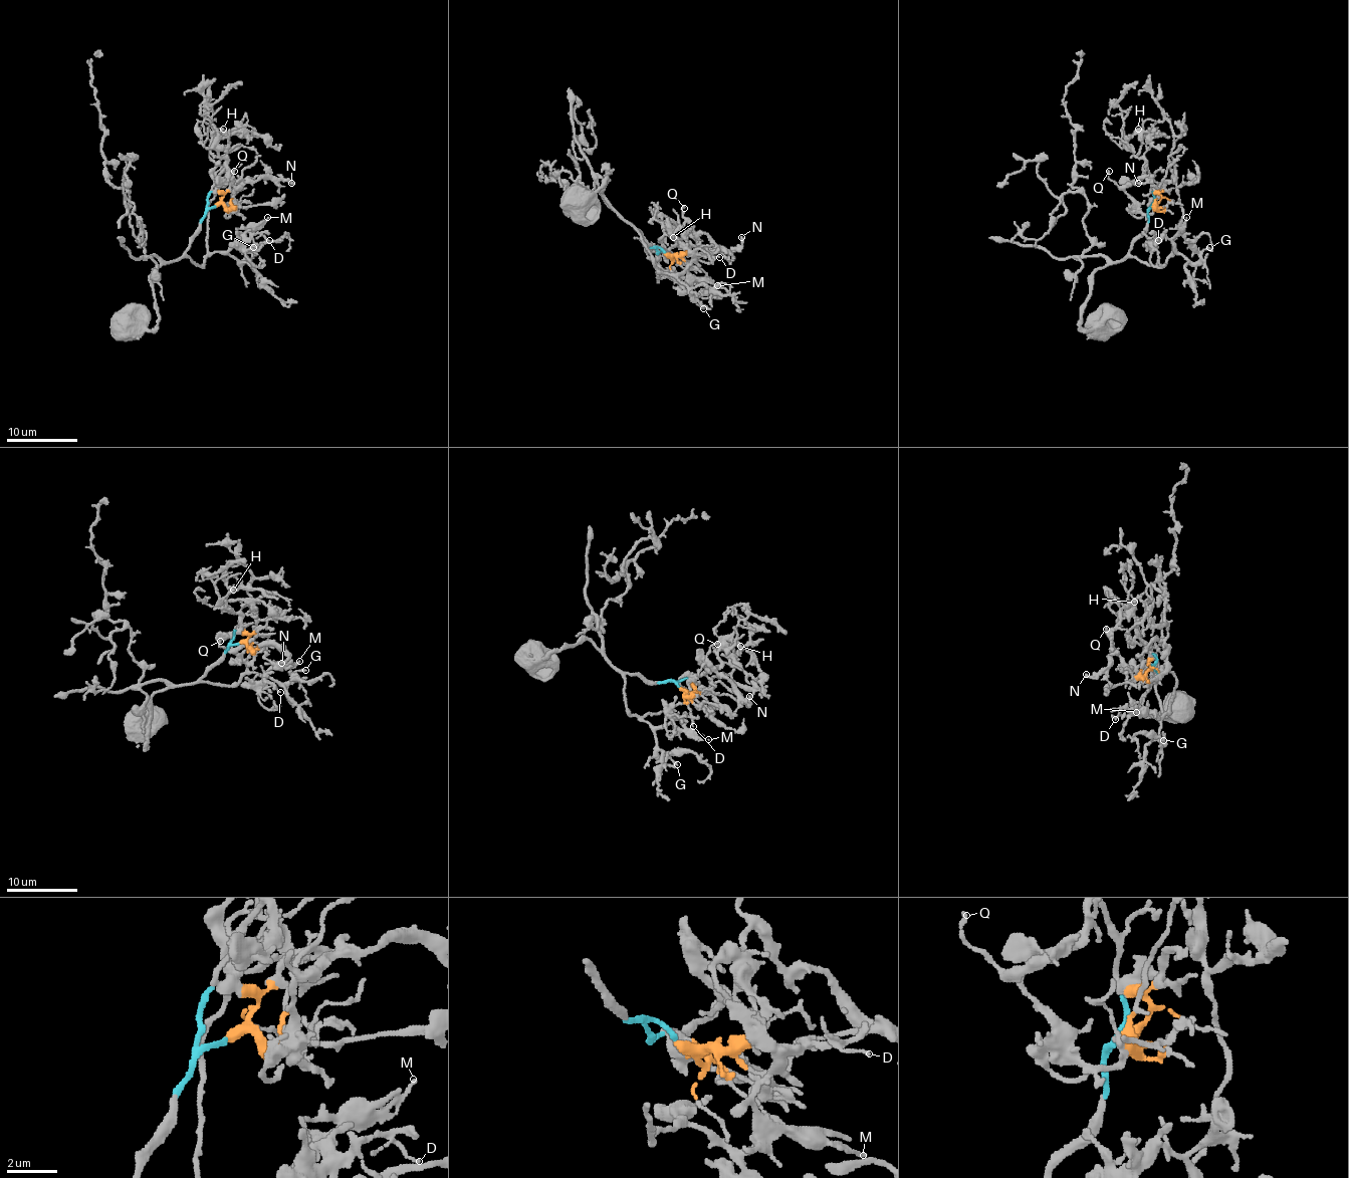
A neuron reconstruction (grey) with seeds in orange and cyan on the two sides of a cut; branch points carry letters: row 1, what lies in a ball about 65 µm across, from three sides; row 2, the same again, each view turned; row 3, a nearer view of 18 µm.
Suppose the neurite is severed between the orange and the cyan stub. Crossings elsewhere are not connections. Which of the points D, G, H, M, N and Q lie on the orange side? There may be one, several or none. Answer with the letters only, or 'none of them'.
N, Q

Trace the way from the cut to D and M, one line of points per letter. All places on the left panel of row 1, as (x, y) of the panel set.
D: (214, 206), (206, 213), (186, 254), (200, 266), (213, 252), (227, 250), (252, 234), (261, 233), (269, 240)
M: (214, 206), (209, 210), (186, 252), (200, 266), (213, 252), (227, 250), (241, 234), (257, 229), (268, 217)

